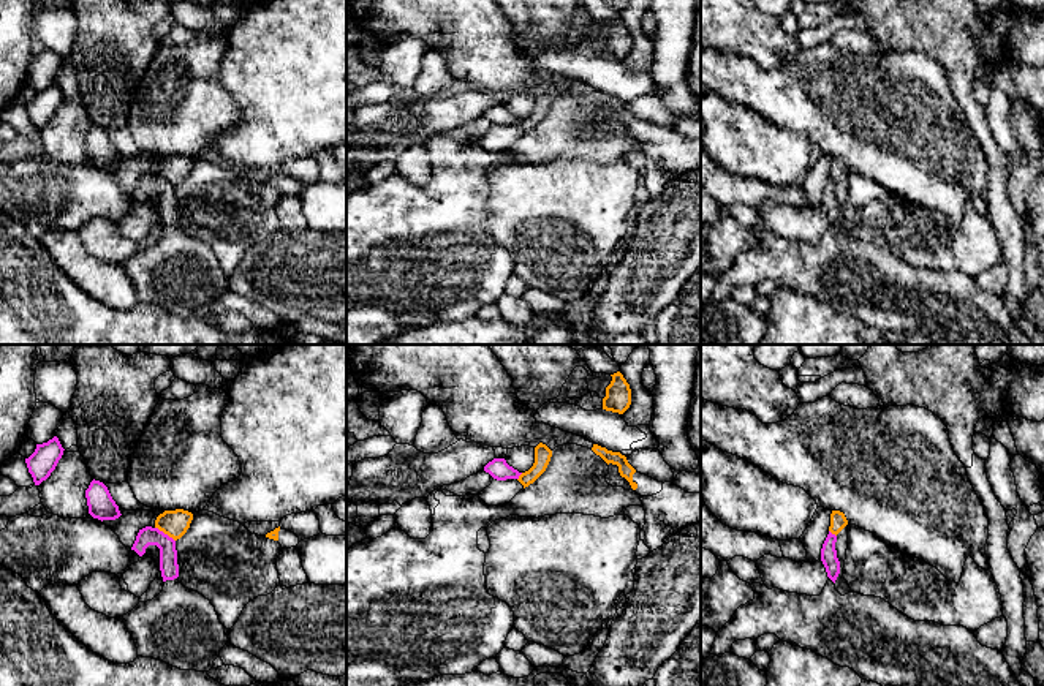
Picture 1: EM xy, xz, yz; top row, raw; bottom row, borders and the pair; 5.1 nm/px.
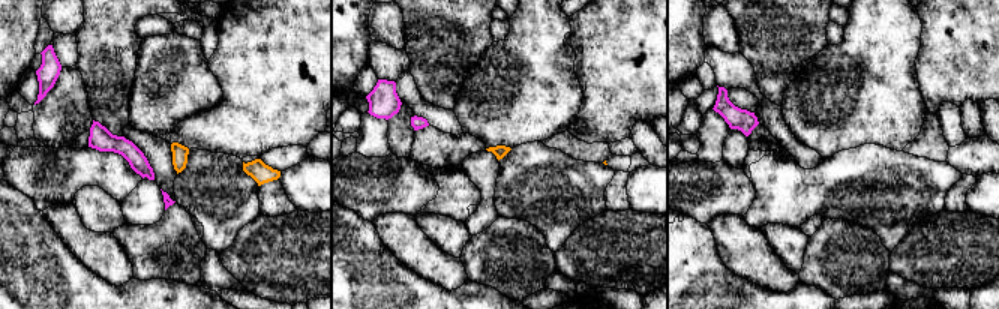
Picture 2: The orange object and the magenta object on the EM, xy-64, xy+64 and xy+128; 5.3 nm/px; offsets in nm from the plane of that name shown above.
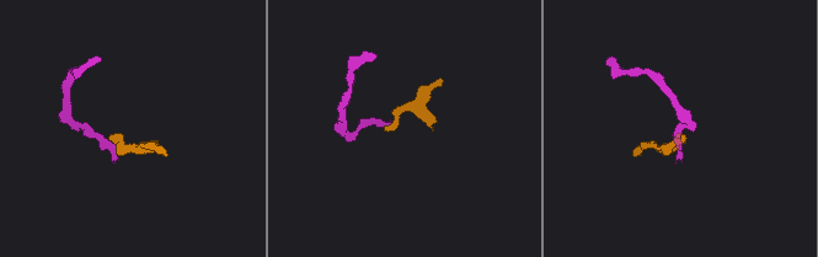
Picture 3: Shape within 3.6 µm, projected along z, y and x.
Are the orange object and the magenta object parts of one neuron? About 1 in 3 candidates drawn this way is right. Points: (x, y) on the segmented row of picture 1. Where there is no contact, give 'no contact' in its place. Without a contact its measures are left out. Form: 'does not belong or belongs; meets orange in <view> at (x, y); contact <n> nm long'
does not belong; meets orange in xy at (165, 533); contact 130 nm long

